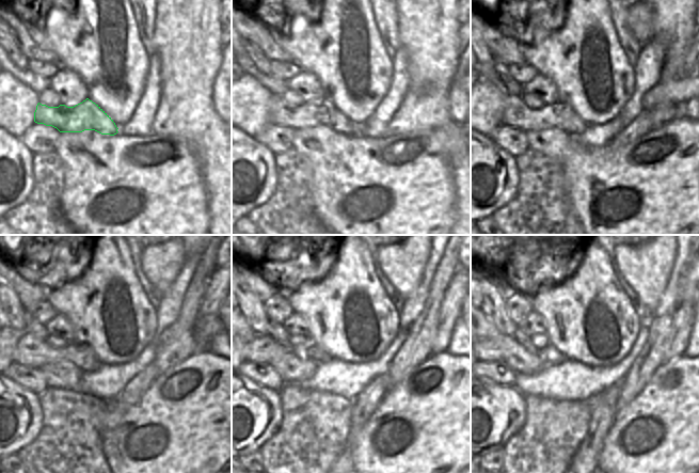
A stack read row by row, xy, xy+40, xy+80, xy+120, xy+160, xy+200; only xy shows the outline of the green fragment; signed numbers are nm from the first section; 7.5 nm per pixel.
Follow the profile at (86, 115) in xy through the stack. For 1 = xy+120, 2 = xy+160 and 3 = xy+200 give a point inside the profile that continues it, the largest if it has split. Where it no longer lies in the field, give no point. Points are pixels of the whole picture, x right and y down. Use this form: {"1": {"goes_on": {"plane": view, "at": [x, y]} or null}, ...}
{"1": {"goes_on": {"plane": "xy+120", "at": [30, 350]}}, "2": {"goes_on": {"plane": "xy+160", "at": [263, 348]}}, "3": {"goes_on": {"plane": "xy+200", "at": [492, 352]}}}

